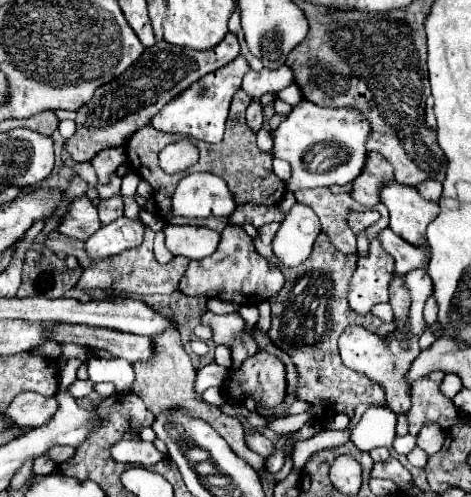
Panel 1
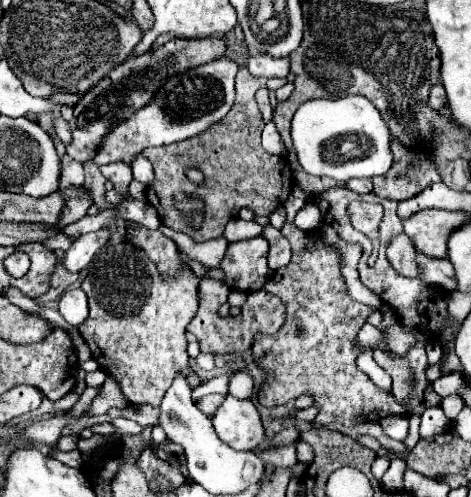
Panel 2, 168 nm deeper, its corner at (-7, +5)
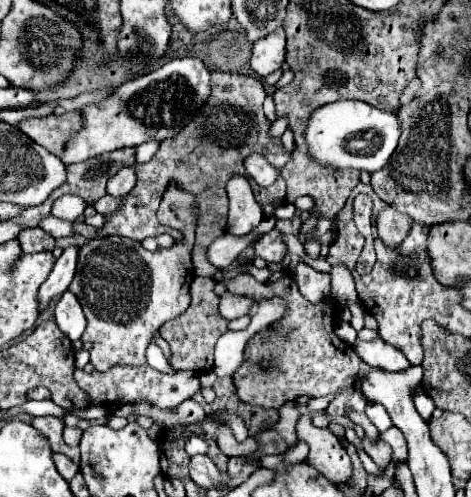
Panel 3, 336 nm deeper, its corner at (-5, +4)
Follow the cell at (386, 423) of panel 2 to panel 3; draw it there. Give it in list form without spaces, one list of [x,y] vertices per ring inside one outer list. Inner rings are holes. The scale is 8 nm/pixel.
[[[370,403],[368,407],[366,407],[366,415],[368,415],[368,419],[376,425],[376,429],[380,431],[380,433],[384,433],[386,429],[390,429],[394,423],[392,423],[392,419],[390,419],[390,415],[388,415],[388,411],[380,405],[380,403]]]

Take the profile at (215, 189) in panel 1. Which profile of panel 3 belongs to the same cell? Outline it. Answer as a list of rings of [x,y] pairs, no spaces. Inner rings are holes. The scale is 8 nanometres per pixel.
[[[235,175],[226,184],[226,192],[229,199],[226,231],[232,235],[250,233],[264,217],[248,180],[244,175]]]

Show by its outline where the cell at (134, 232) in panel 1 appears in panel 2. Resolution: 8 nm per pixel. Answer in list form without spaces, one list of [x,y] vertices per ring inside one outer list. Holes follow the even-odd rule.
[[[102,228],[98,232],[84,234],[72,242],[72,246],[66,250],[62,258],[62,266],[68,272],[82,272],[98,252],[98,248],[108,244],[108,230]]]

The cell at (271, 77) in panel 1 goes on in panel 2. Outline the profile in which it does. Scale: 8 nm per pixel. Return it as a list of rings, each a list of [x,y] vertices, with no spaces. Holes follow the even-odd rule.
[[[254,54],[248,58],[248,70],[252,76],[262,76],[262,78],[286,78],[290,70],[288,58],[274,58],[268,54]]]

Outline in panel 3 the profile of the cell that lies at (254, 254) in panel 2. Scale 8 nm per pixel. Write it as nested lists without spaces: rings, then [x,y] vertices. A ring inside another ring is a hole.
[[[274,229],[274,231],[266,233],[266,235],[262,235],[254,243],[254,255],[262,257],[264,261],[270,261],[270,263],[282,261],[284,255],[286,255],[286,245],[284,245],[280,233]]]

